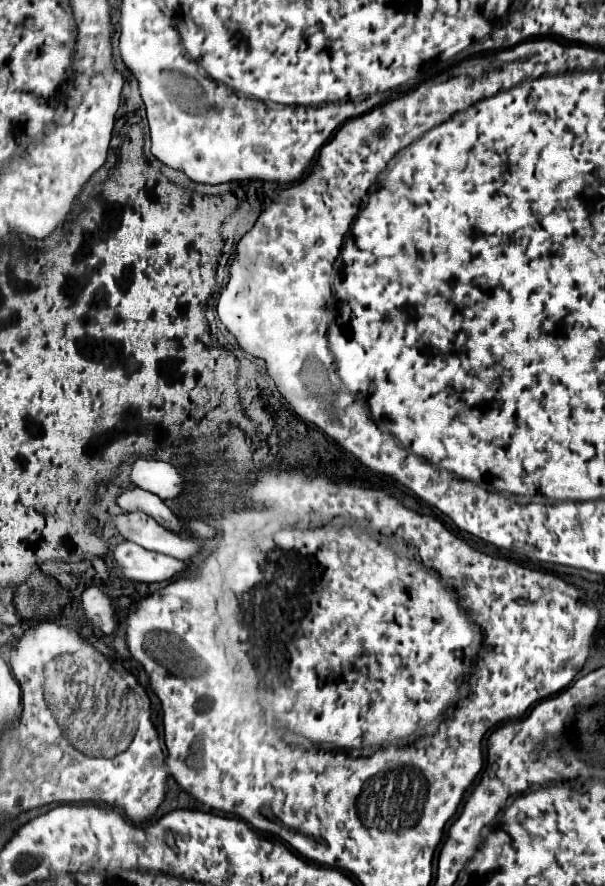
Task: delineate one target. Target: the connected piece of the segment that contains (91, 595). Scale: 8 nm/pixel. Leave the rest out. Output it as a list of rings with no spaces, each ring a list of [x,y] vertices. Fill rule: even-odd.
[[[91,586],[83,592],[83,610],[87,620],[91,620],[105,634],[113,634],[117,630],[117,618],[111,598],[97,586]]]

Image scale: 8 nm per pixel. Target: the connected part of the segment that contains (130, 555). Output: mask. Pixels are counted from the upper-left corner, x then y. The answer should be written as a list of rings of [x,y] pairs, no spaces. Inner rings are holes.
[[[121,542],[111,556],[117,562],[117,566],[123,570],[123,576],[137,582],[171,580],[173,576],[177,576],[187,568],[183,560],[145,550],[139,544],[131,542]]]

